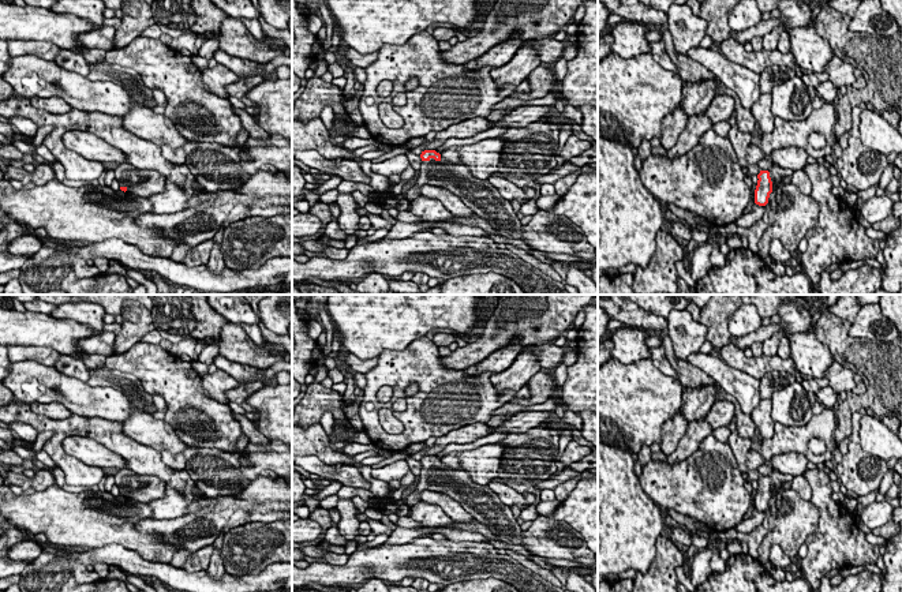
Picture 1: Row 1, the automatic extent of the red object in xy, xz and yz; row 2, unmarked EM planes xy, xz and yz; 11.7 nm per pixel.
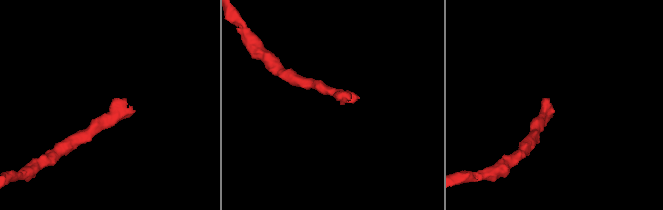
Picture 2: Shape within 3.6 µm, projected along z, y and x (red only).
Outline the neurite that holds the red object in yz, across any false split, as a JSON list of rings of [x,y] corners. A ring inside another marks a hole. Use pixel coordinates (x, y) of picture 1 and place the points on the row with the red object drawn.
[[[771,164],[768,171],[760,171],[757,175],[757,186],[755,190],[755,203],[766,206],[768,203],[770,194],[772,192],[774,184],[789,184],[791,181],[794,171],[783,169],[776,164]]]

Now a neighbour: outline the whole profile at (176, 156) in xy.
[[[162,145],[160,146],[161,154],[165,160],[176,165],[186,165],[187,156],[183,149],[172,149],[171,146]]]

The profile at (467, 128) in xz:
[[[486,117],[468,119],[461,123],[453,124],[443,131],[437,132],[433,142],[426,140],[420,146],[412,149],[413,154],[420,156],[424,150],[437,150],[450,138],[472,138],[479,132],[490,130],[490,121]]]

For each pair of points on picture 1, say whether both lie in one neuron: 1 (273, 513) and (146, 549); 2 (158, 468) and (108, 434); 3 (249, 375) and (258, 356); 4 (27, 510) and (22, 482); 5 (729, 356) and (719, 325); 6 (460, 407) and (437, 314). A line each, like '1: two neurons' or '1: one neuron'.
1: two neurons
2: one neuron
3: two neurons
4: two neurons
5: two neurons
6: two neurons

